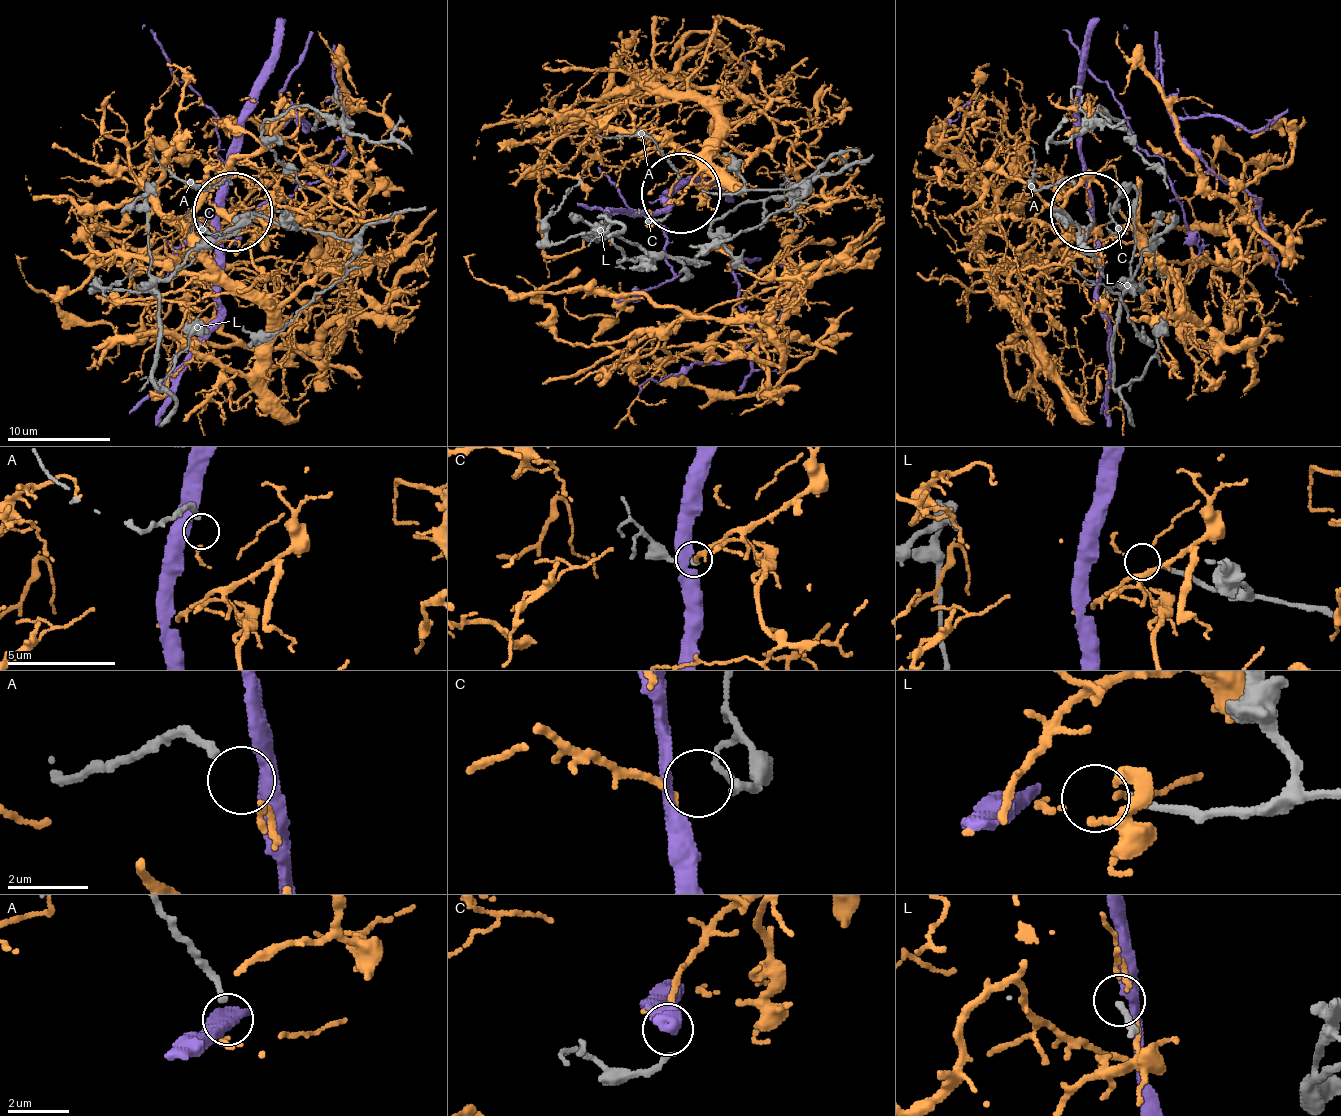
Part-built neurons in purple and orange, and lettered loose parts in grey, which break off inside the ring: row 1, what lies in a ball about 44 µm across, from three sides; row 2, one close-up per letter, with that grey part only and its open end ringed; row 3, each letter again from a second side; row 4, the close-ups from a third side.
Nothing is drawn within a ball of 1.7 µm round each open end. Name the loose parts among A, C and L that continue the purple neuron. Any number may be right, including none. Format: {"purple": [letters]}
{"purple": []}

